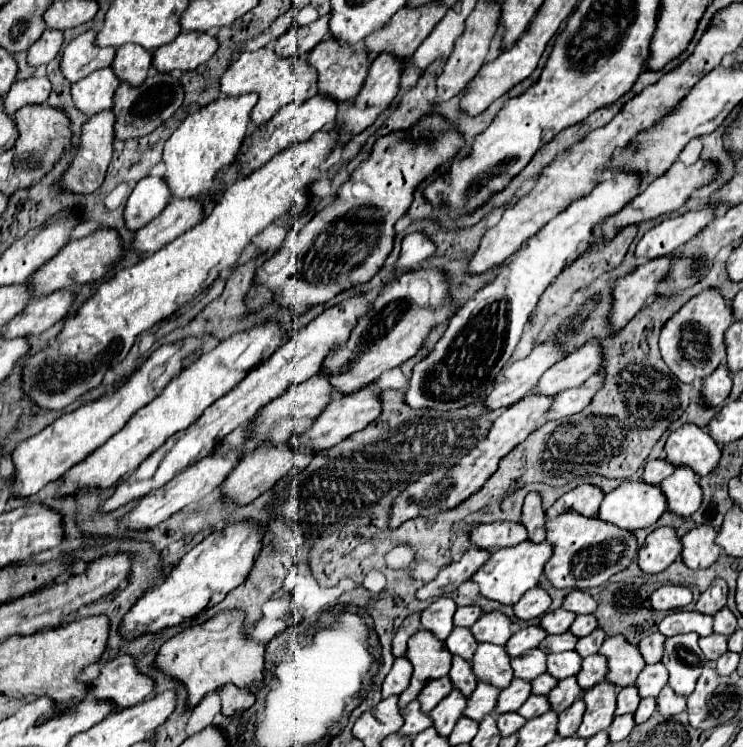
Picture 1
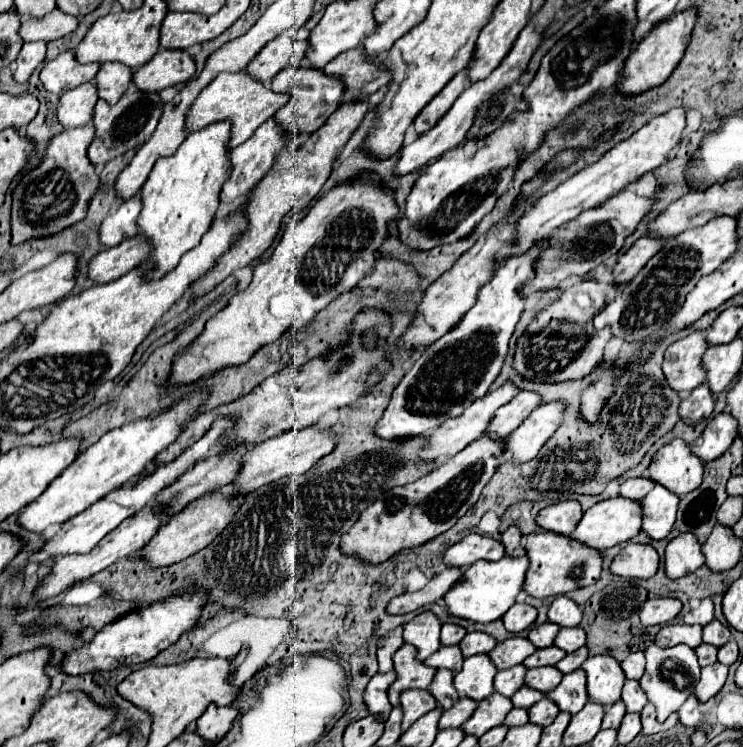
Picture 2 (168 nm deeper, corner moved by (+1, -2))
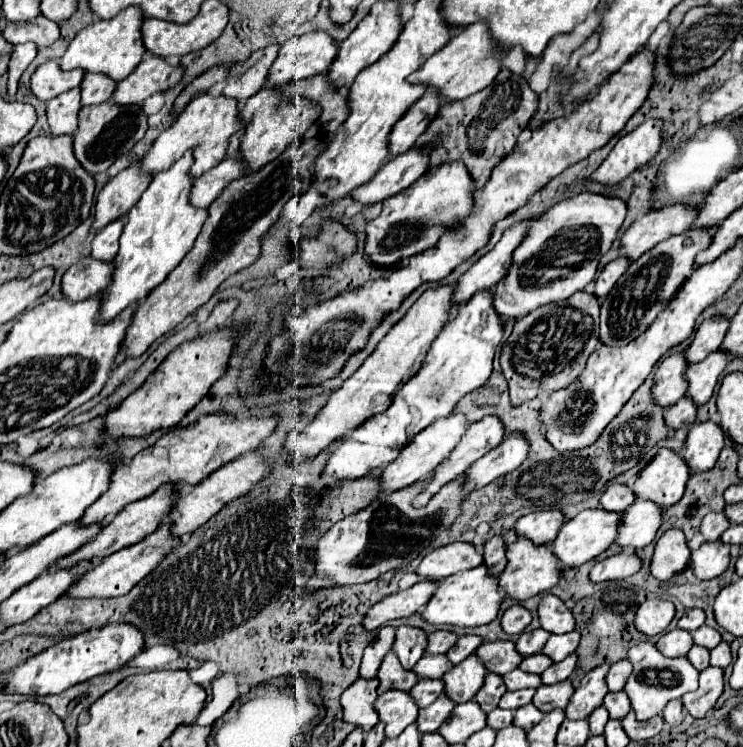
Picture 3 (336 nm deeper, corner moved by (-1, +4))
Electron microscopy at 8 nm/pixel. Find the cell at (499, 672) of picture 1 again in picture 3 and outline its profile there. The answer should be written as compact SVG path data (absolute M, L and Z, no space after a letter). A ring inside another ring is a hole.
M472 654L464 662L460 662L458 666L452 666L450 672L446 672L442 676L444 694L450 700L454 700L456 704L468 702L480 690L480 686L484 682L484 676L486 676L486 668Z

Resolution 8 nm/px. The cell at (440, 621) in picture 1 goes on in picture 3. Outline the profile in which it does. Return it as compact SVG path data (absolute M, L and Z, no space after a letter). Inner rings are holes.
M400 626L396 630L396 640L392 650L398 654L398 660L404 666L404 670L414 668L414 664L422 658L424 648L426 648L426 634L422 630L410 626Z

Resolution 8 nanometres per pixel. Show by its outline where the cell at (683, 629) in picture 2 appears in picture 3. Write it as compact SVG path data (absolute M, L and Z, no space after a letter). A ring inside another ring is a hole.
M672 630L672 632L666 632L658 642L656 642L656 648L668 656L668 658L678 658L678 656L686 656L688 650L694 646L692 642L692 634L686 632L686 630Z

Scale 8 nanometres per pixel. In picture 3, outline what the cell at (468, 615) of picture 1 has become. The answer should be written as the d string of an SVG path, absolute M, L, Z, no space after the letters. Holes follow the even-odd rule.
M438 630L434 634L428 636L428 646L426 646L426 654L446 654L454 644L456 644L458 636L452 634L452 632L444 632L444 630Z

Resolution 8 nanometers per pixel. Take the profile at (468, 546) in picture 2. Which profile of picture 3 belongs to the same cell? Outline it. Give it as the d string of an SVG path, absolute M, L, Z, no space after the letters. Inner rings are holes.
M454 542L426 554L414 572L424 580L438 582L454 572L470 570L480 564L482 564L482 554L472 544Z

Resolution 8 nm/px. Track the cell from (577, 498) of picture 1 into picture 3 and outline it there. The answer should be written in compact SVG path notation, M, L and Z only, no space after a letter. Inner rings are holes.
M536 510L532 514L522 516L514 524L516 536L524 536L532 540L536 546L550 544L550 540L558 534L564 524L564 516L560 510Z

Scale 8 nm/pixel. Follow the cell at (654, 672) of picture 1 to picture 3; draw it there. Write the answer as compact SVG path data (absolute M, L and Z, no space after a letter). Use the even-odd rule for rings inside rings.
M612 692L612 694L606 694L602 706L608 710L610 718L618 718L618 720L622 720L622 718L630 712L630 700L628 700L626 692Z

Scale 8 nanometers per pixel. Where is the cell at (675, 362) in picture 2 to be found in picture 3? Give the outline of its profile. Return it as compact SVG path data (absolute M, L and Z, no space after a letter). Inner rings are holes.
M684 352L668 356L658 366L654 374L654 386L652 386L652 402L656 406L668 408L686 394L686 386L688 386L684 380L686 366L688 364L684 360Z

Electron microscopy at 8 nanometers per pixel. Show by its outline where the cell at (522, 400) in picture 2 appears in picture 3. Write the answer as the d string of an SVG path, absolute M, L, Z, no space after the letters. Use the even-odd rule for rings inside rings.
M496 416L482 418L480 422L472 424L470 430L466 430L466 434L462 436L462 442L458 442L458 446L454 448L454 454L450 454L450 458L446 458L446 462L442 462L442 466L438 466L438 470L434 472L428 486L424 486L424 490L414 498L414 506L416 508L426 506L426 502L444 484L456 480L462 472L466 472L466 468L472 462L476 462L478 458L482 458L484 454L494 450L494 446L498 446L498 442L502 442L502 438L504 438L504 426Z

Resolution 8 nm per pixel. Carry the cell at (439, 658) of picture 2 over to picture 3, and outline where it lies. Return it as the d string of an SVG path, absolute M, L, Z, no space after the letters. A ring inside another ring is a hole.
M438 654L438 656L422 656L416 666L412 668L414 674L418 674L418 678L442 678L442 674L446 670L452 668L452 662L446 658L446 654Z

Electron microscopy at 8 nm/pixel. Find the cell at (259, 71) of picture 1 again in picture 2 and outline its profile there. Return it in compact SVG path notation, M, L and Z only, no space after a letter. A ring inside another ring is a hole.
M246 70L242 72L228 72L216 76L198 96L198 100L192 104L188 112L188 130L200 130L212 122L218 120L230 120L232 122L232 136L230 136L230 148L246 142L252 132L268 118L272 118L286 102L290 100L288 92L272 92L270 82L260 82L254 76L250 76Z

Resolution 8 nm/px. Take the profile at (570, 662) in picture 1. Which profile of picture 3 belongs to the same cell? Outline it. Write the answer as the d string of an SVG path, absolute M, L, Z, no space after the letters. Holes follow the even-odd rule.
M512 670L510 674L502 676L502 682L506 690L522 690L522 688L538 688L540 686L540 676L536 674L526 674L522 670Z

